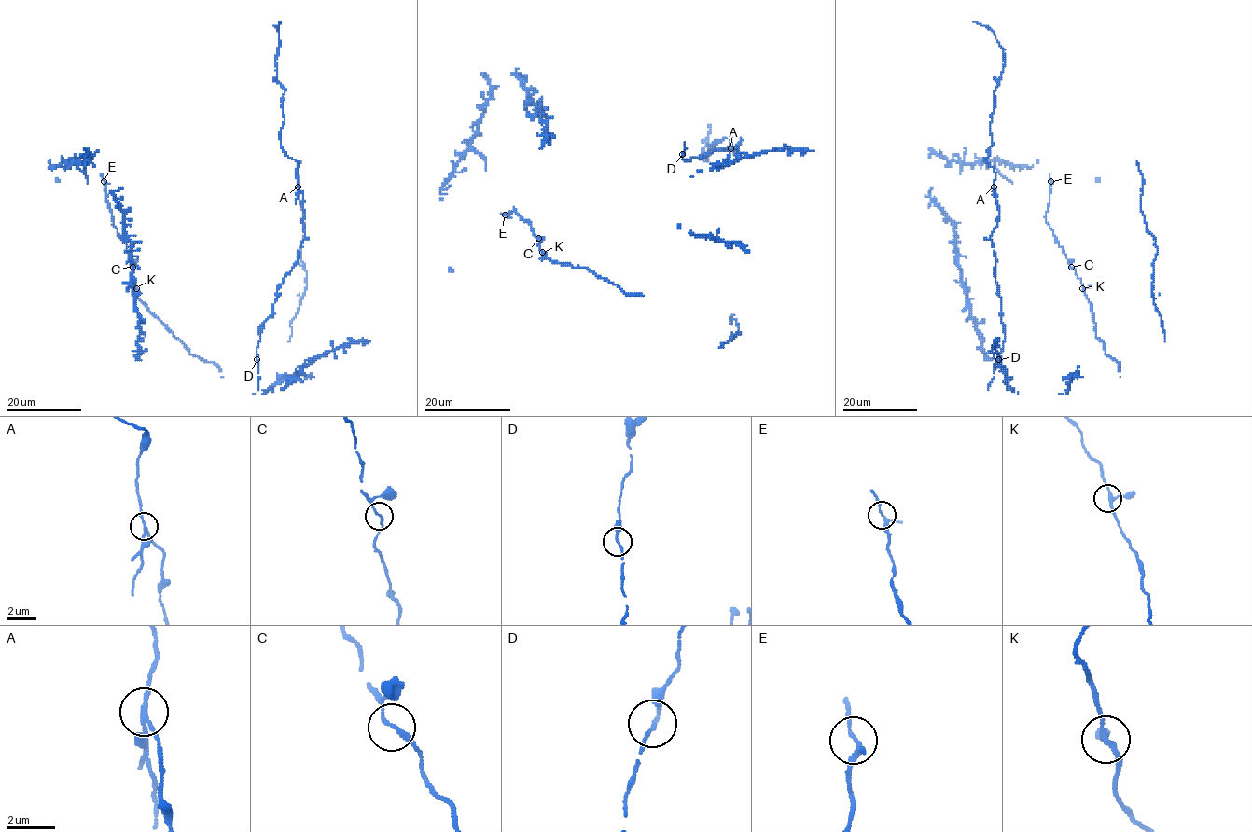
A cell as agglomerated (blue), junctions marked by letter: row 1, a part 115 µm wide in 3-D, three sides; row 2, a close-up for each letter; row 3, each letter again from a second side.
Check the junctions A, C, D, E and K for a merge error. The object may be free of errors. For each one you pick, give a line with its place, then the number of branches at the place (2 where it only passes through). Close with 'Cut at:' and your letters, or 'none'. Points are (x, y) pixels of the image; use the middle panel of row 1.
A: place (730, 148); branches 3
Cut at: A

